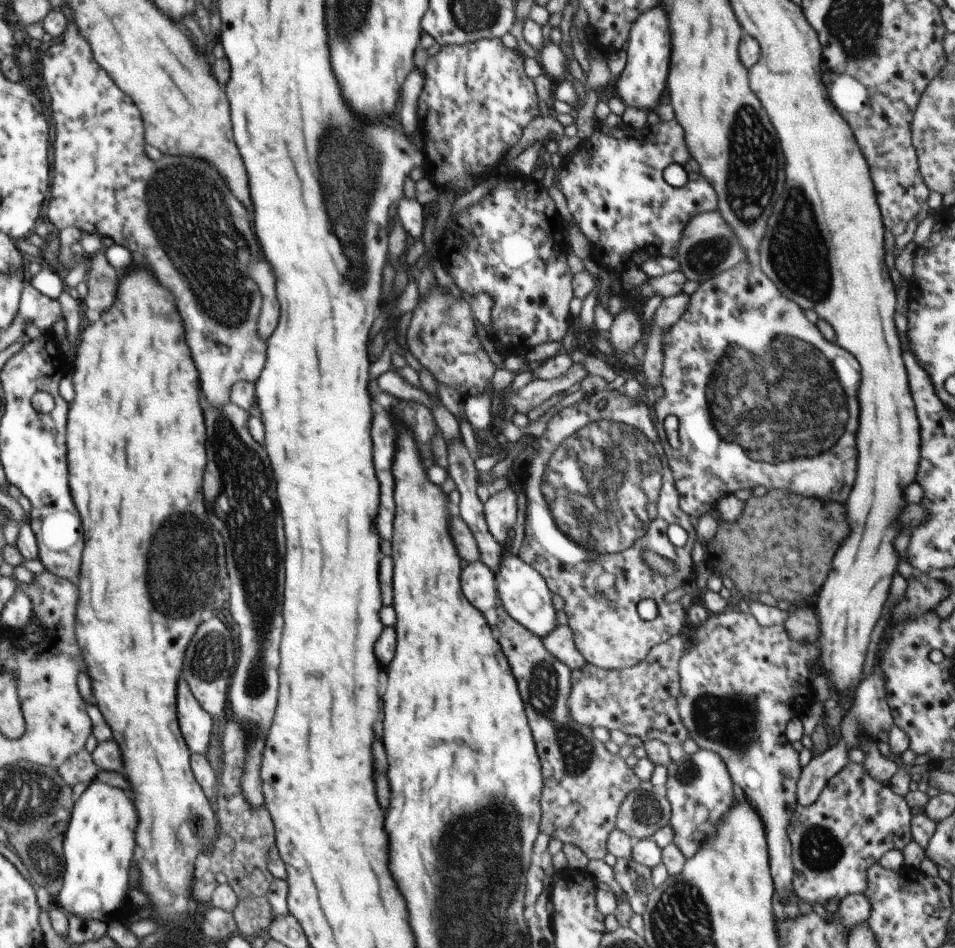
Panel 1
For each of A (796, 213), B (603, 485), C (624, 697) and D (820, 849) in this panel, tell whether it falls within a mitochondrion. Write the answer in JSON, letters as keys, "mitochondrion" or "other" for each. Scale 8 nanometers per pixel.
{"A":"mitochondrion","B":"mitochondrion","C":"other","D":"mitochondrion"}

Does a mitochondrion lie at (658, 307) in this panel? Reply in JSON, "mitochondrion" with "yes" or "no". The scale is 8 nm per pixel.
{"mitochondrion":"no"}

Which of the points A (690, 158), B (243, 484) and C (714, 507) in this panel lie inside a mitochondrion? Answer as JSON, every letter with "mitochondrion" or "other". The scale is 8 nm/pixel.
{"A":"other","B":"mitochondrion","C":"other"}

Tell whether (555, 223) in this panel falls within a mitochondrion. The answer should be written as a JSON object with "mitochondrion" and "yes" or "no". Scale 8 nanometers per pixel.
{"mitochondrion":"no"}

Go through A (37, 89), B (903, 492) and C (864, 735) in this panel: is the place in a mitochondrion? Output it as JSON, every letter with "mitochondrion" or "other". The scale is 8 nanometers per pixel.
{"A":"other","B":"other","C":"other"}

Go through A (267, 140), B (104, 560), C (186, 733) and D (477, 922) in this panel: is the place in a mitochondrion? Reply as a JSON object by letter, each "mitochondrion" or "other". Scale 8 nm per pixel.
{"A":"other","B":"other","C":"other","D":"mitochondrion"}

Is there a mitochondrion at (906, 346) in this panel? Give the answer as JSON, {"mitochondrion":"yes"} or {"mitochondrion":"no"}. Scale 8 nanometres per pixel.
{"mitochondrion":"no"}

